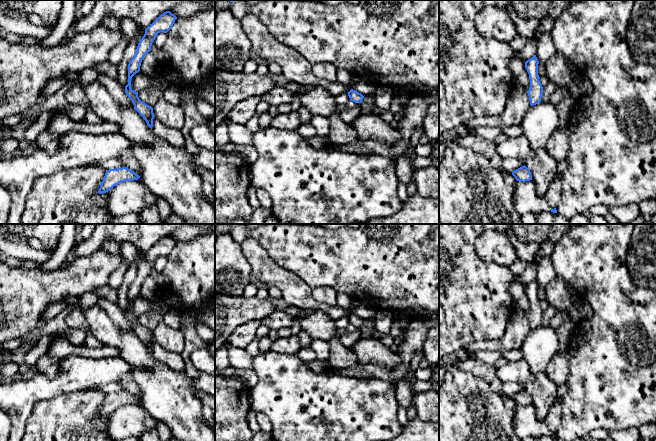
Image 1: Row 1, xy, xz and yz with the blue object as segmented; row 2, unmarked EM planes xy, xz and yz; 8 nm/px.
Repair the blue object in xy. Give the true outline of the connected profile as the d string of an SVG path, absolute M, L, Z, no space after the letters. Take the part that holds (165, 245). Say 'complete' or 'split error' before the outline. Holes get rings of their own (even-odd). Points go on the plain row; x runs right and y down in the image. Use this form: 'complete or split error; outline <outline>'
split error; outline M170 235L161 238L150 250L145 253L145 258L138 267L136 278L128 288L128 308L125 310L127 320L132 324L134 333L143 341L147 349L152 353L154 337L153 332L138 321L138 317L152 311L154 303L140 295L144 280L151 275L152 267L158 257L167 257L173 250L177 241Z

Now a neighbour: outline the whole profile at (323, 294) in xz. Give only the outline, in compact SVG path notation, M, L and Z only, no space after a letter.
M320 286L313 289L313 297L318 302L333 306L337 303L337 292L330 287Z

